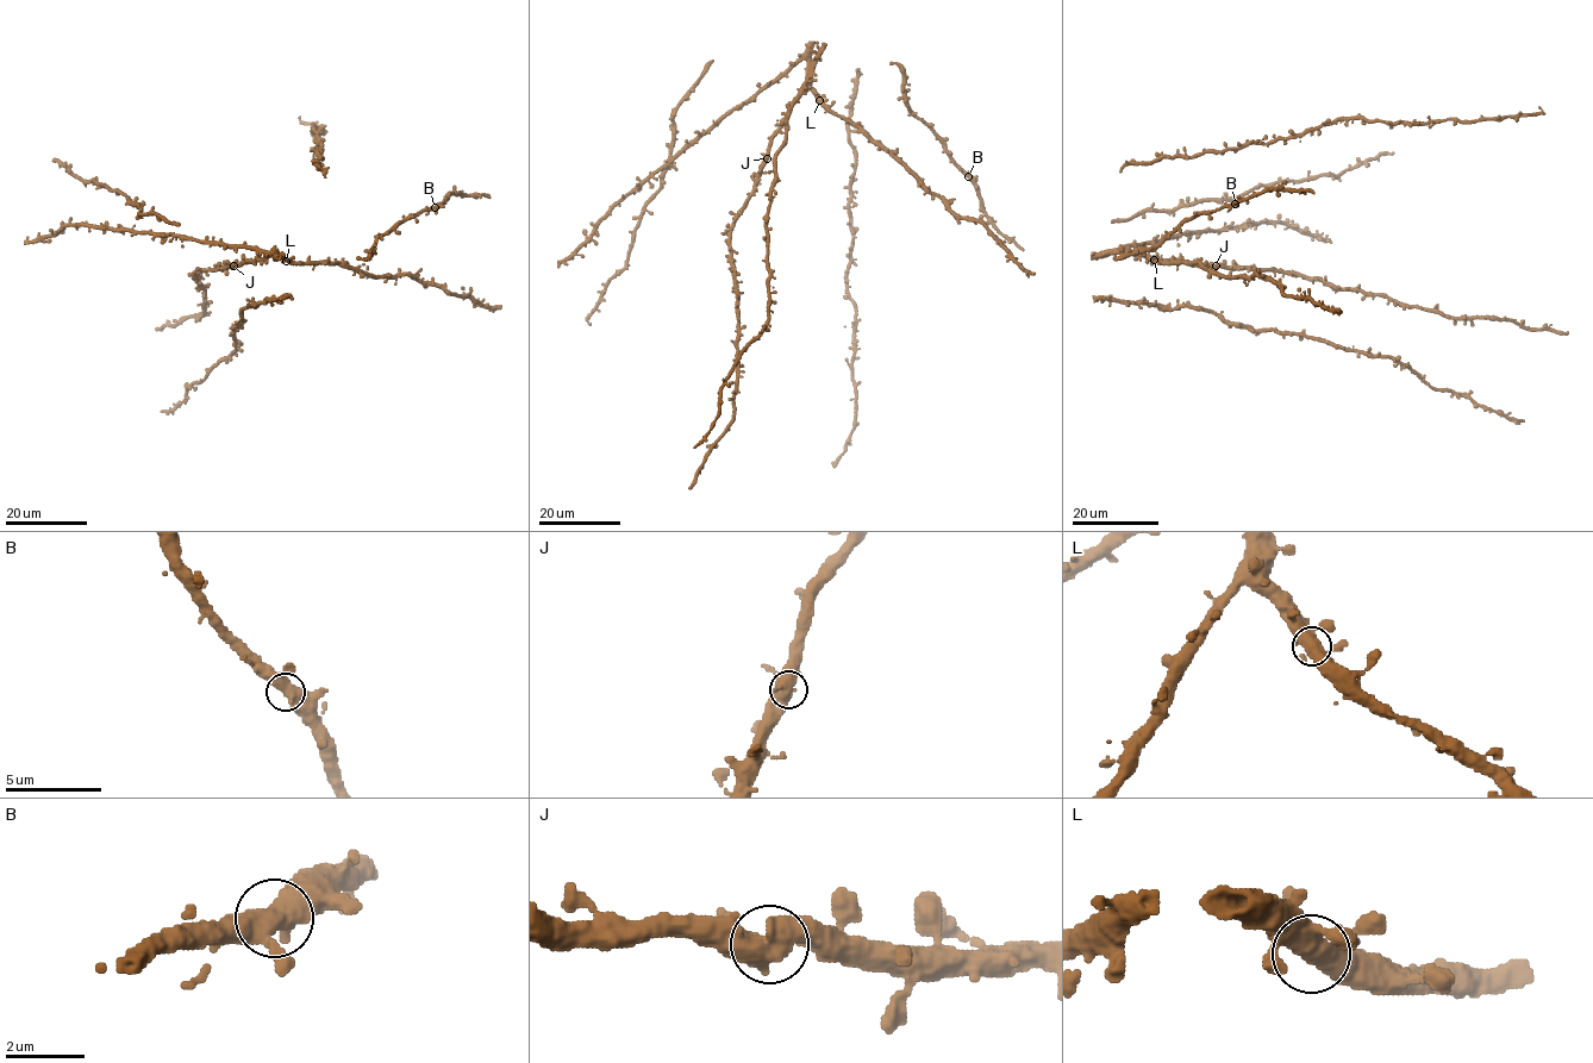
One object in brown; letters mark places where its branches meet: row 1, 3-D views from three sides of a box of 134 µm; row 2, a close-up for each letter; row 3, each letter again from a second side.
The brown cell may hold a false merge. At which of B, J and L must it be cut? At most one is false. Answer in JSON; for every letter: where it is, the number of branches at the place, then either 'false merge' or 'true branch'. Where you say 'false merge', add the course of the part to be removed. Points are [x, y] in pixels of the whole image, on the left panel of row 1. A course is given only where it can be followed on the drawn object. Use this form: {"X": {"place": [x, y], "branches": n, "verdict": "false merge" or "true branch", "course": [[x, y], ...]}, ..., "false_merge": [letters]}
{"B": {"place": [435, 207], "branches": 3, "verdict": "true branch"}, "J": {"place": [233, 266], "branches": 3, "verdict": "true branch"}, "L": {"place": [286, 261], "branches": 3, "verdict": "true branch"}, "false_merge": []}

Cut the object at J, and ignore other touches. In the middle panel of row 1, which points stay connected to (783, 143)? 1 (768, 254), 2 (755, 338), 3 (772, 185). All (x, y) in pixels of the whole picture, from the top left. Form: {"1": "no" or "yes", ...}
{"1": "yes", "2": "yes", "3": "yes"}

